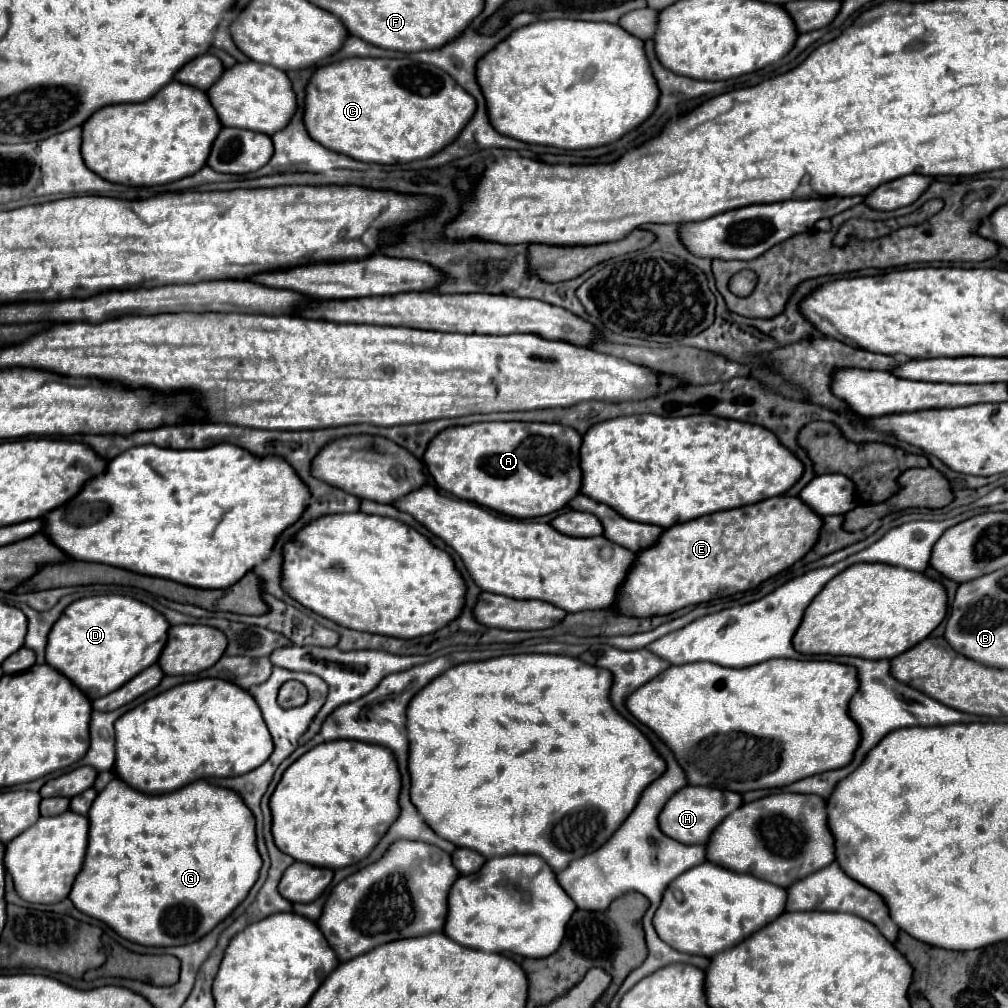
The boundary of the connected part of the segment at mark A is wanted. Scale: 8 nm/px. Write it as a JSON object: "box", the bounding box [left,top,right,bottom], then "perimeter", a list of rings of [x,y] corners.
{"box":[424,422,582,518],"perimeter":[[[480,422],[456,426],[436,436],[424,454],[424,462],[440,490],[506,516],[538,518],[566,508],[580,494],[580,446],[582,436],[574,428],[568,436],[568,428],[562,424]]]}

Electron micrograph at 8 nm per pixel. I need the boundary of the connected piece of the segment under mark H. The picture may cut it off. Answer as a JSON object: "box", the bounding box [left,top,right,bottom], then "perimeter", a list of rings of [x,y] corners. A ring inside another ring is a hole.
{"box":[658,786,742,844],"perimeter":[[[684,786],[680,788],[662,808],[658,814],[658,824],[664,834],[670,838],[676,838],[678,842],[684,844],[706,844],[708,836],[712,834],[712,828],[724,820],[730,812],[740,808],[742,796],[736,792],[724,792],[718,788],[700,788],[700,786]]]}

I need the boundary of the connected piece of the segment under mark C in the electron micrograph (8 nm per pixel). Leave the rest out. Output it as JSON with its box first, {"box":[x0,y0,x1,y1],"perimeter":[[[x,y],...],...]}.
{"box":[304,58,476,164],"perimeter":[[[344,58],[316,68],[308,80],[304,126],[312,140],[332,152],[340,152],[360,162],[394,164],[428,158],[444,148],[444,144],[464,128],[474,110],[476,102],[472,96],[436,66],[412,62],[410,58]]]}

